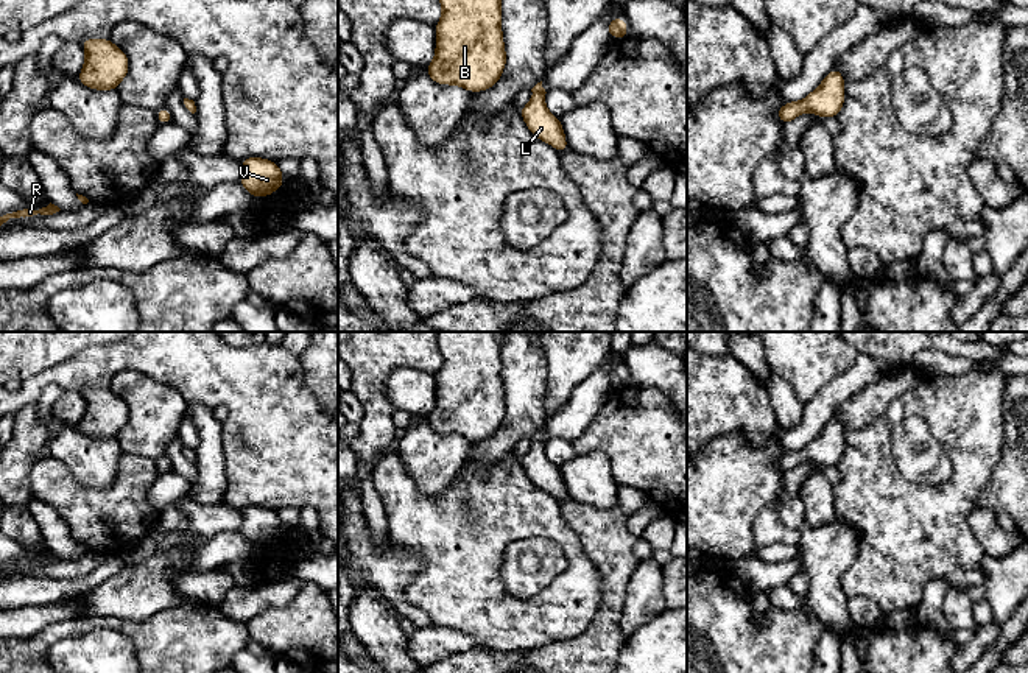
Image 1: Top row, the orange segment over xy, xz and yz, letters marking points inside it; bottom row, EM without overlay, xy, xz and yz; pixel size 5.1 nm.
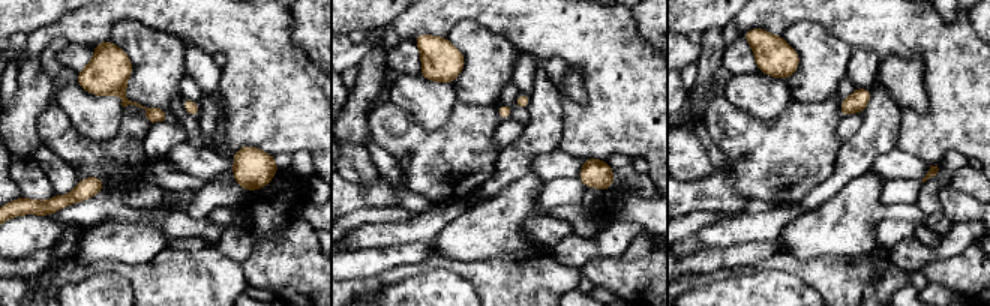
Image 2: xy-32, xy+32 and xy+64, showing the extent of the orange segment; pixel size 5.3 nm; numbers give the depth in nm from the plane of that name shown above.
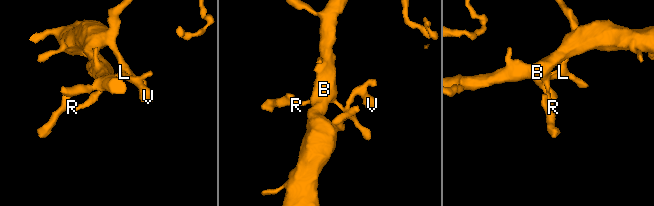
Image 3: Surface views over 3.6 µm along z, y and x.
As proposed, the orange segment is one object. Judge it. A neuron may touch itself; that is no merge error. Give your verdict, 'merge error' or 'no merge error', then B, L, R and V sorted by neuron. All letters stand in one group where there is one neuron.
no merge error; groups B L R V

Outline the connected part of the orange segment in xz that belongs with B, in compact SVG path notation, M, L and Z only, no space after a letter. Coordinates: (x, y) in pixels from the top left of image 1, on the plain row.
M438 332L438 347L444 363L435 374L436 405L427 424L436 433L458 433L472 442L495 435L506 414L500 332Z

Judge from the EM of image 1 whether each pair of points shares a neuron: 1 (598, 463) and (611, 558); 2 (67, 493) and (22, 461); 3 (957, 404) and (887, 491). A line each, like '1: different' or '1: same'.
1: different
2: different
3: same

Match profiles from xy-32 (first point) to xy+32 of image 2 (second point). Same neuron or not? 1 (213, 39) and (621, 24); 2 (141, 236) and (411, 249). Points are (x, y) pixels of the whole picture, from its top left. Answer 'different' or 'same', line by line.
1: same
2: different

